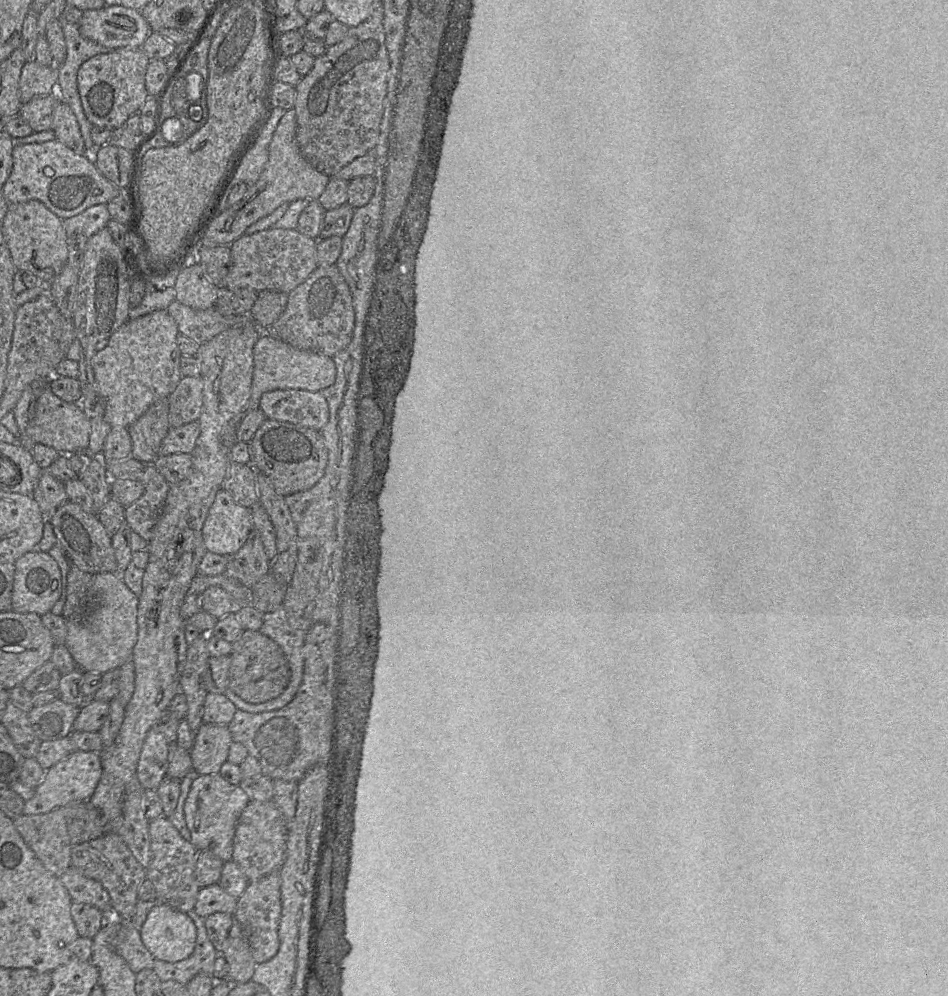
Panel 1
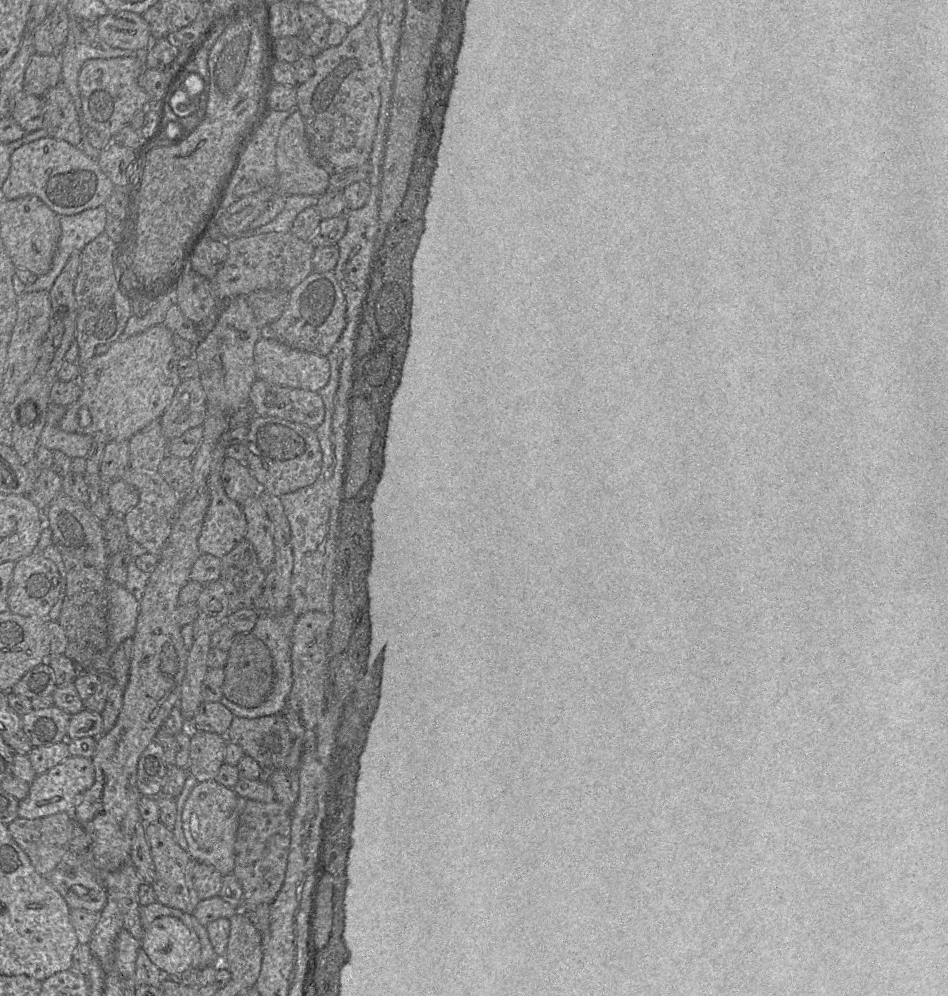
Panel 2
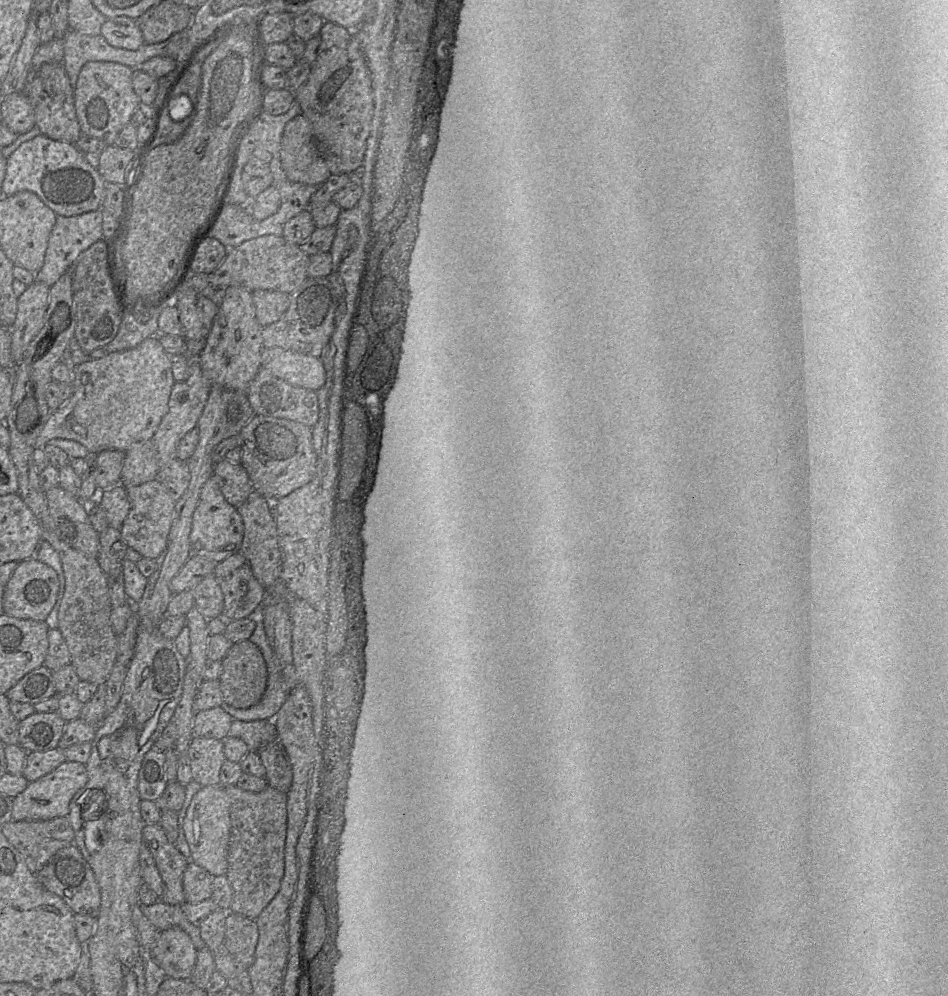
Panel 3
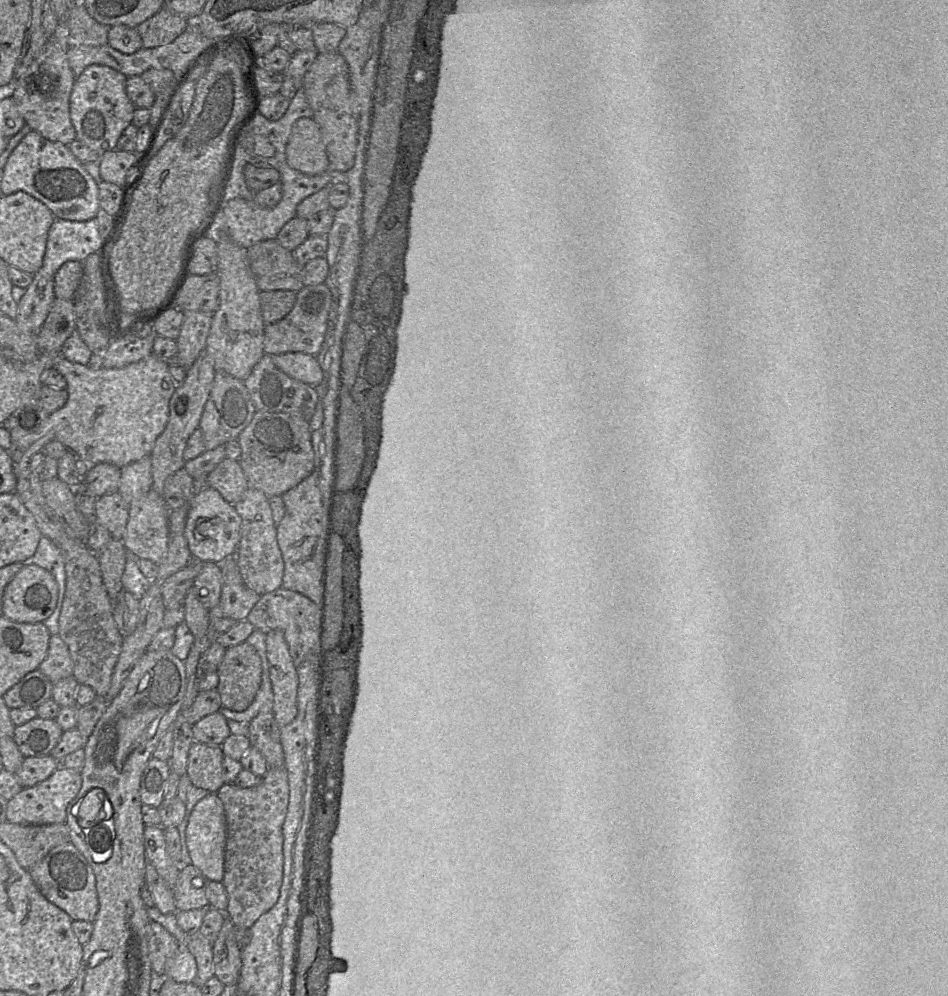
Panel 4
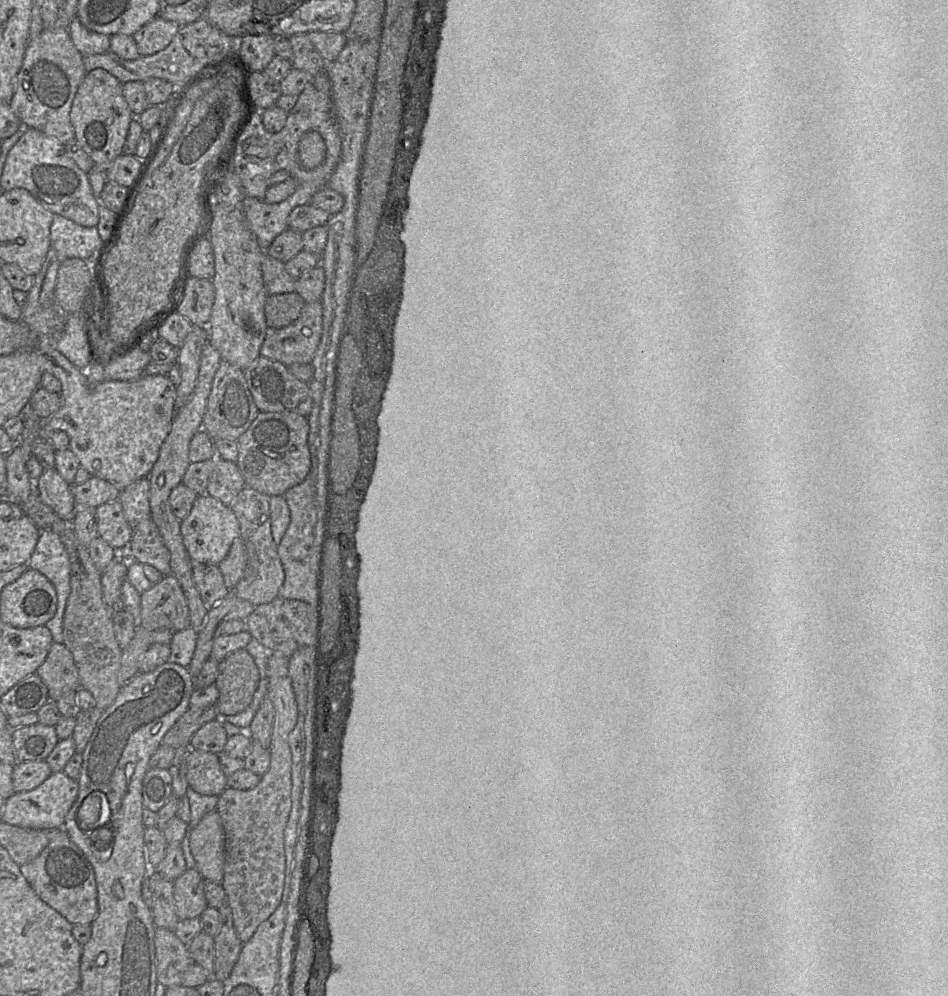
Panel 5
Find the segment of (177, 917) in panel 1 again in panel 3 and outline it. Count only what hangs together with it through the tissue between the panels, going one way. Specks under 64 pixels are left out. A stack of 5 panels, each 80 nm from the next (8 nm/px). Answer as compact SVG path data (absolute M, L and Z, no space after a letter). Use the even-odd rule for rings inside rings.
M178 927L159 933L149 951L144 951L162 970L166 977L189 980L193 972L197 950L189 935Z

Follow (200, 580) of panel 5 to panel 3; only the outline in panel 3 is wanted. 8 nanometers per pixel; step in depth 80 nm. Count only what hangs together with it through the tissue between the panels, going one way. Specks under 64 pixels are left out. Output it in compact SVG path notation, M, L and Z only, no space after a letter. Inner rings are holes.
M214 573L205 576L192 589L195 605L206 618L214 618L223 614L224 596Z

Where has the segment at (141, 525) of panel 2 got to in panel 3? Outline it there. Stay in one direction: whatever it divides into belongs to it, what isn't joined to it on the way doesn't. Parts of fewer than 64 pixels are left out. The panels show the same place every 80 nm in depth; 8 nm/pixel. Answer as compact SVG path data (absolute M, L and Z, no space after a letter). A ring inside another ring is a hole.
M157 479L126 489L130 510L120 529L122 537L126 545L136 550L142 557L156 560L166 548L176 502Z

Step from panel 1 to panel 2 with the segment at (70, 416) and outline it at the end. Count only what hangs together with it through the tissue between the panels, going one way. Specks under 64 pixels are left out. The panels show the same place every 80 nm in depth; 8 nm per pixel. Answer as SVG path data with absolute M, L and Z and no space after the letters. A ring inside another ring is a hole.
M50 403L45 425L40 434L40 444L50 450L59 450L69 456L85 458L91 448L93 436L66 432L59 426L67 406Z

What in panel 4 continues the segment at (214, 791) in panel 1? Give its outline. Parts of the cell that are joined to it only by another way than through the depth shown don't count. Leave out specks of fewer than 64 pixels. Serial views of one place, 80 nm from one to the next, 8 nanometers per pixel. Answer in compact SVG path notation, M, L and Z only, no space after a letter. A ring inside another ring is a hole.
M208 793L193 808L186 826L186 842L191 864L198 868L209 881L222 882L226 846L226 820L222 801L217 793Z

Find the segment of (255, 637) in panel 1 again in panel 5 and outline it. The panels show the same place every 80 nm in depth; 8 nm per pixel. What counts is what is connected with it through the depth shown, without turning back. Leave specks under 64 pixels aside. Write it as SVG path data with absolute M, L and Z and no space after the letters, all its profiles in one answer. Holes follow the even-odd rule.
M245 648L236 650L221 660L215 680L218 716L236 715L246 710L259 683L258 667Z

